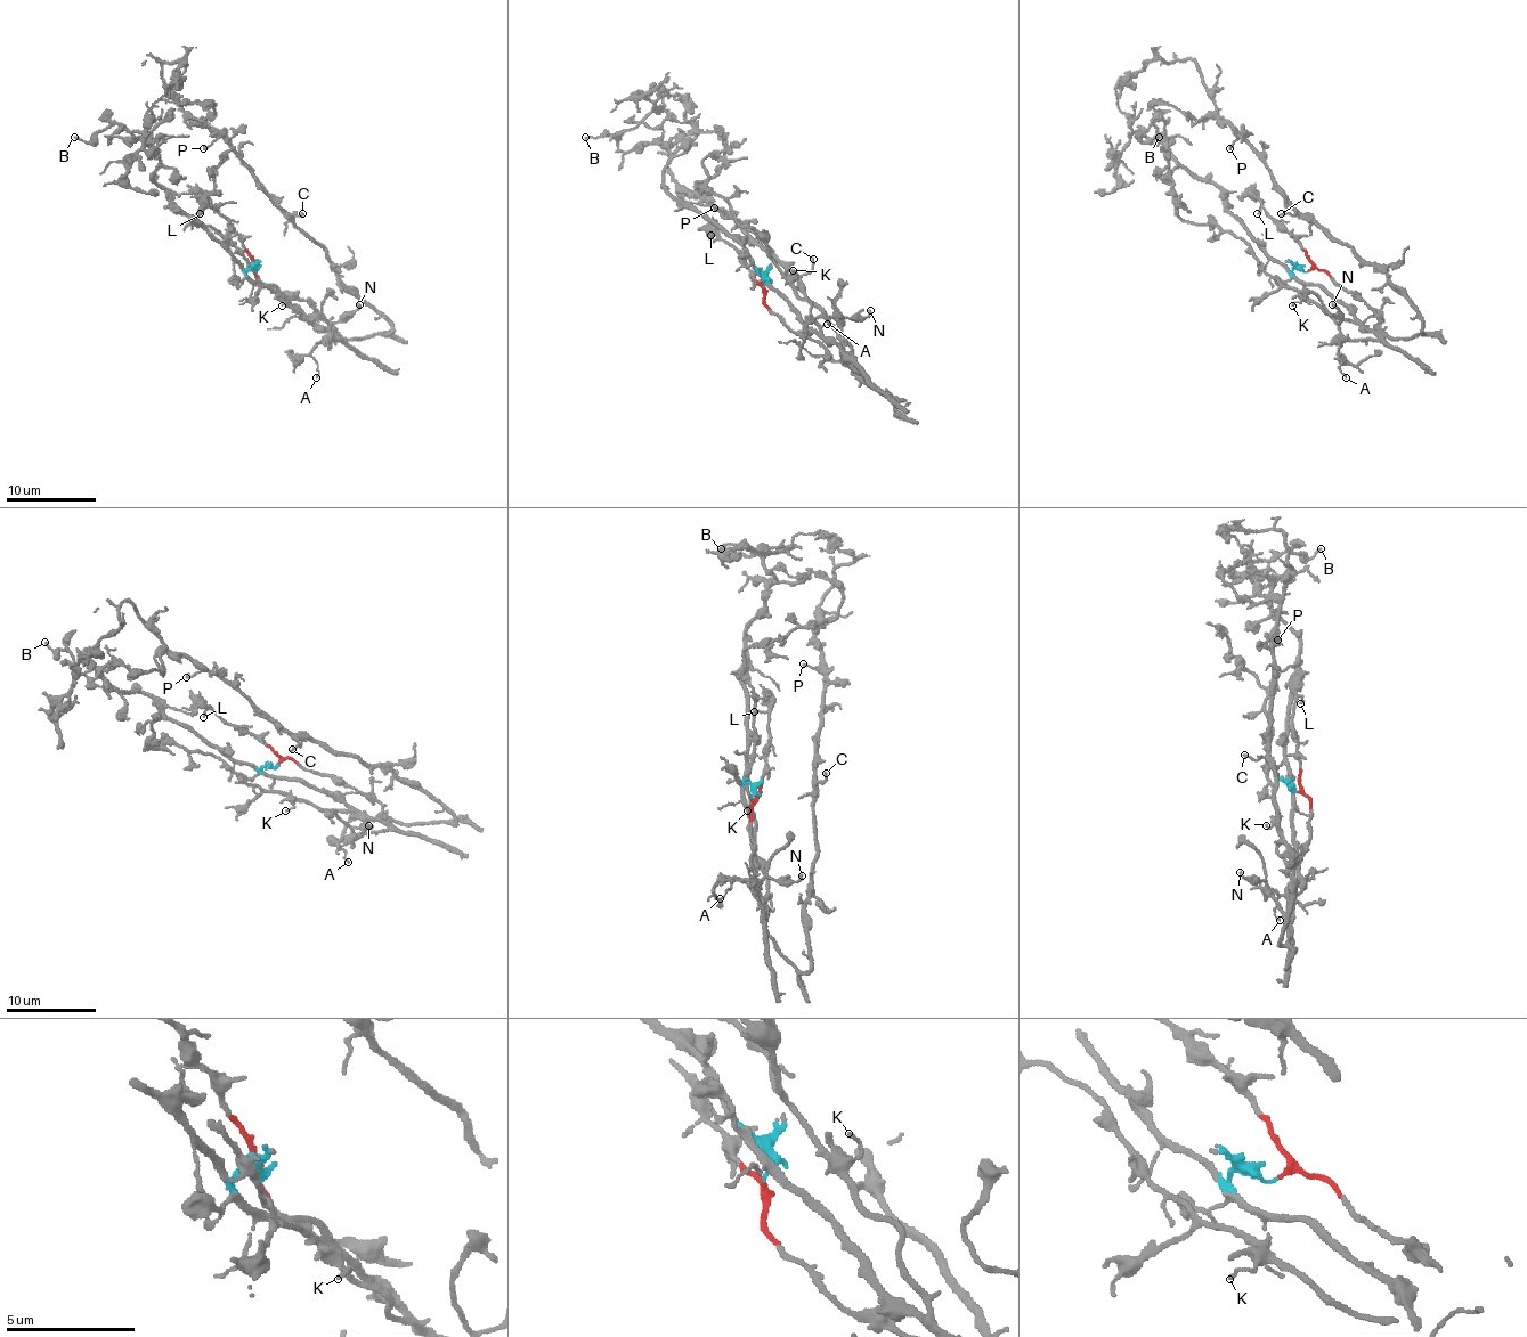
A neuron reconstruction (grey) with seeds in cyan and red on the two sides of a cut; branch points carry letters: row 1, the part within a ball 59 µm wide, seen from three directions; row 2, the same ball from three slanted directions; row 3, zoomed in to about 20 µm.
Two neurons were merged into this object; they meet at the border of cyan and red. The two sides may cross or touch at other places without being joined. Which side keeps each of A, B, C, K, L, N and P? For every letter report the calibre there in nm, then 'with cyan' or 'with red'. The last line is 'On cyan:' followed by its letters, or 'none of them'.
A: 90 nm thick; with cyan
B: 140 nm thick; with cyan
C: 160 nm thick; with red
K: 110 nm thick; with cyan
L: 120 nm thick; with red
N: 160 nm thick; with cyan
P: 180 nm thick; with red
On cyan: A, B, K, N

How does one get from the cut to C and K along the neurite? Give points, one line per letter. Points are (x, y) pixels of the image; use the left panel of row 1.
C: (252, 270), (283, 294), (294, 294), (348, 340), (391, 331), (339, 277), (329, 254), (290, 217), (301, 214)
K: (252, 270), (245, 275), (252, 282), (270, 284), (308, 319), (282, 299), (285, 301), (282, 306)

